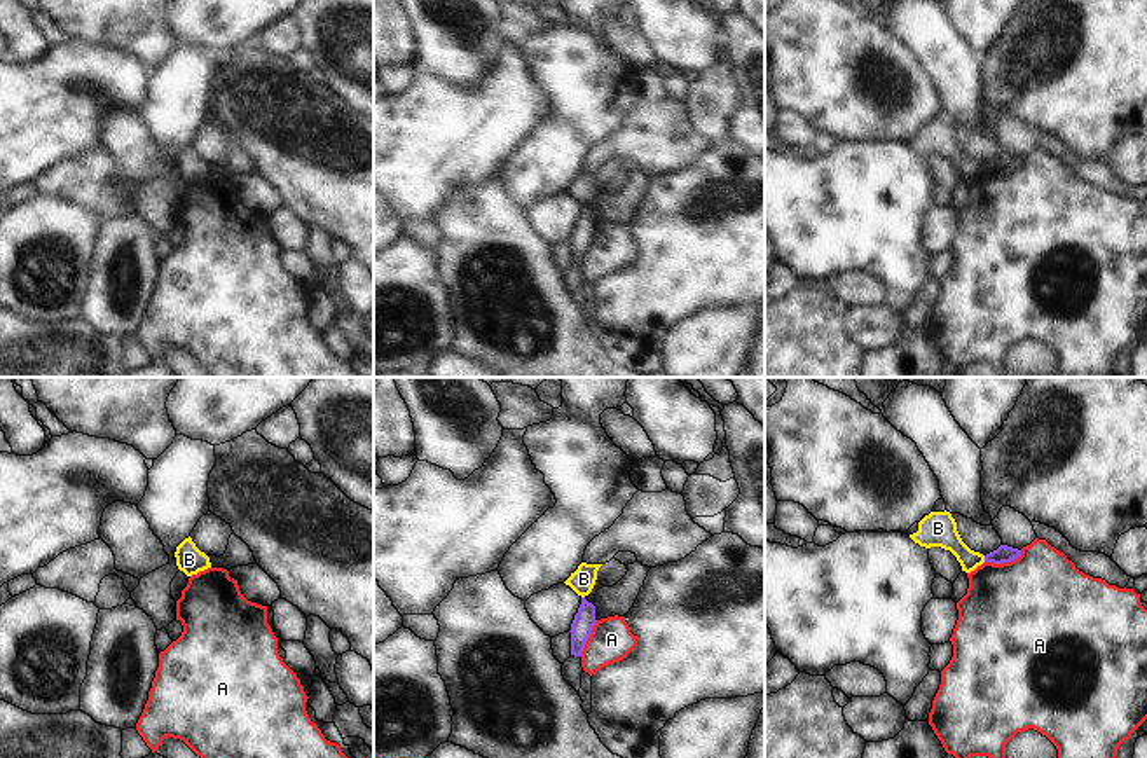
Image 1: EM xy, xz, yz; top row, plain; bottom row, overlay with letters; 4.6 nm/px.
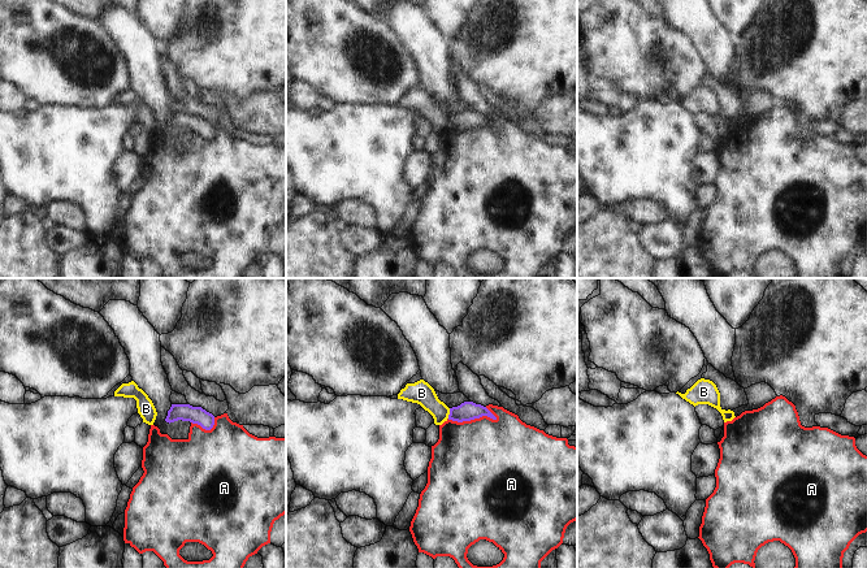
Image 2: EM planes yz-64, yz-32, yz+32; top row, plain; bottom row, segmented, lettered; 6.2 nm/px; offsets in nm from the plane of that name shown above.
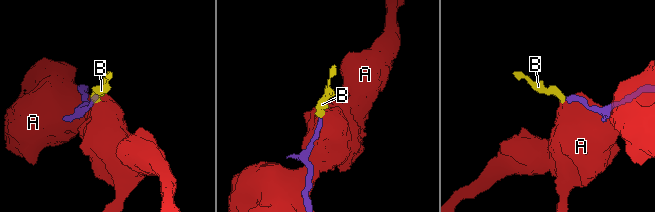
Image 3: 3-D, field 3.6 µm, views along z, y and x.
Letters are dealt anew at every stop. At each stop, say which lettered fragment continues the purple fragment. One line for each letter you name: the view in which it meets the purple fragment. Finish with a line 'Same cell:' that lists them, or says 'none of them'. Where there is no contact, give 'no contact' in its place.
Same cell: none of them

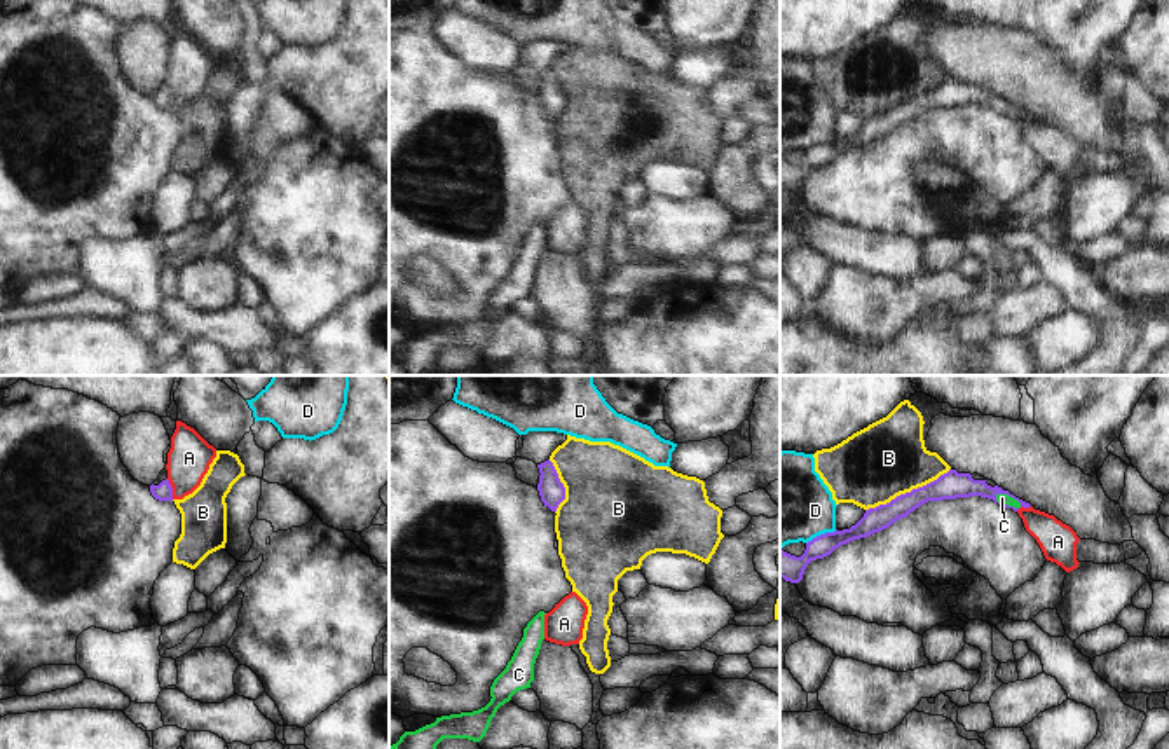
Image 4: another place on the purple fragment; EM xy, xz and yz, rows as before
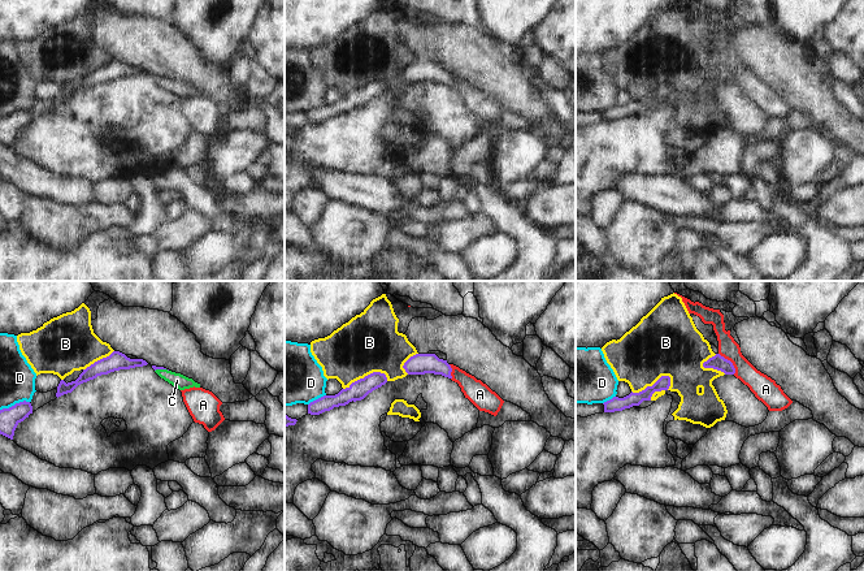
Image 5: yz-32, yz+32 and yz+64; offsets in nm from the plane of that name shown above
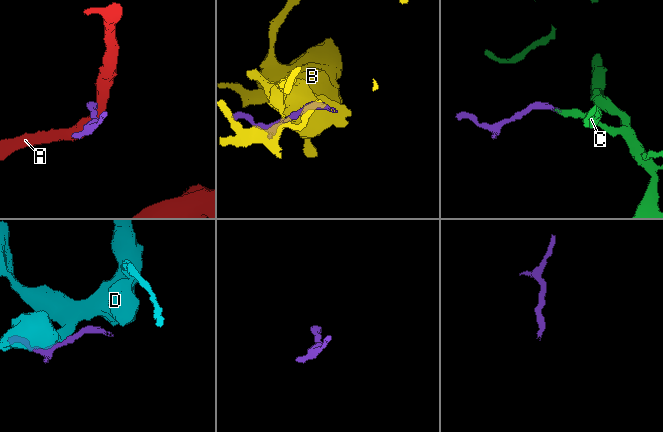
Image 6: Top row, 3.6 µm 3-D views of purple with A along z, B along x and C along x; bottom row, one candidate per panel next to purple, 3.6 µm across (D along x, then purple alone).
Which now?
C: meets purple in yz
Same cell: C

